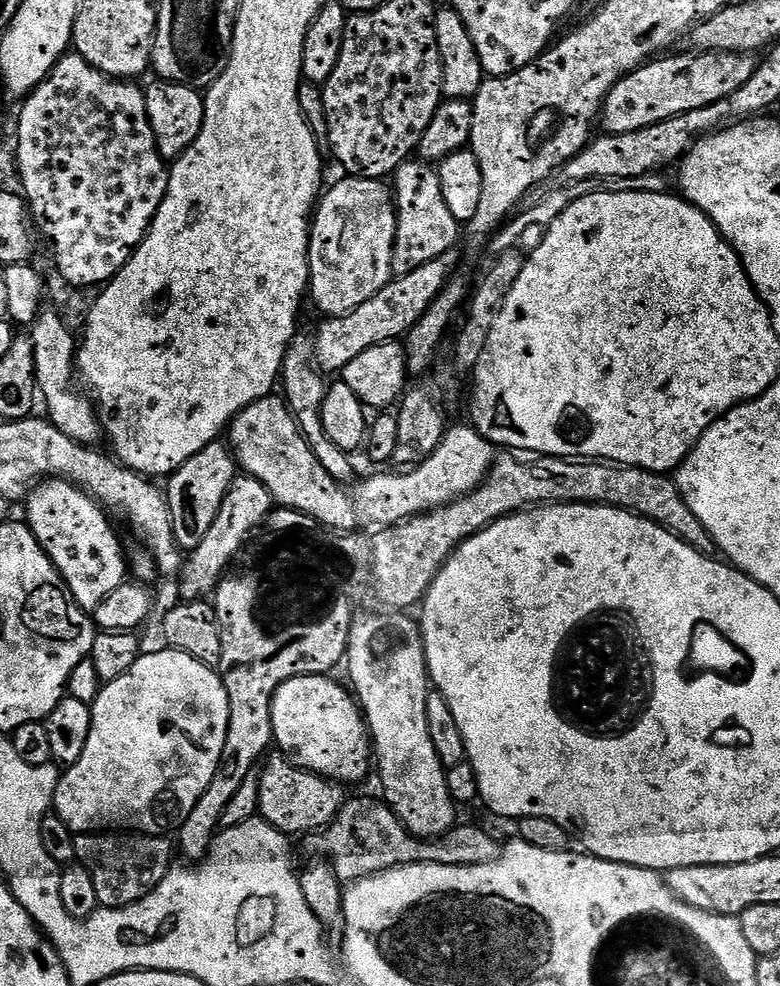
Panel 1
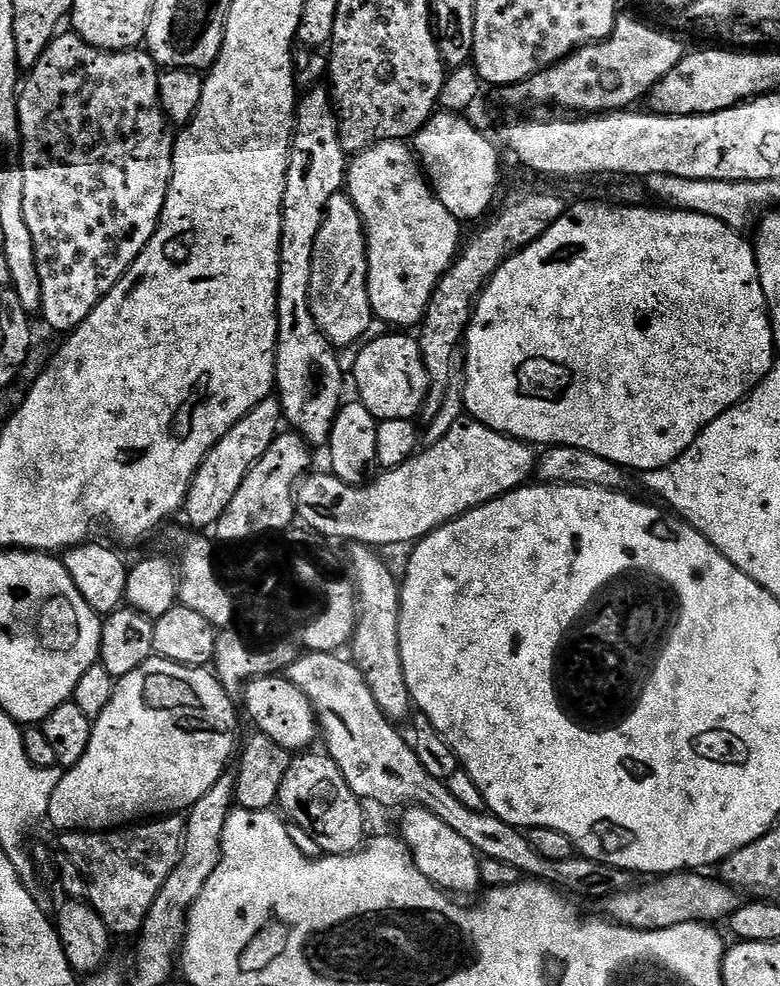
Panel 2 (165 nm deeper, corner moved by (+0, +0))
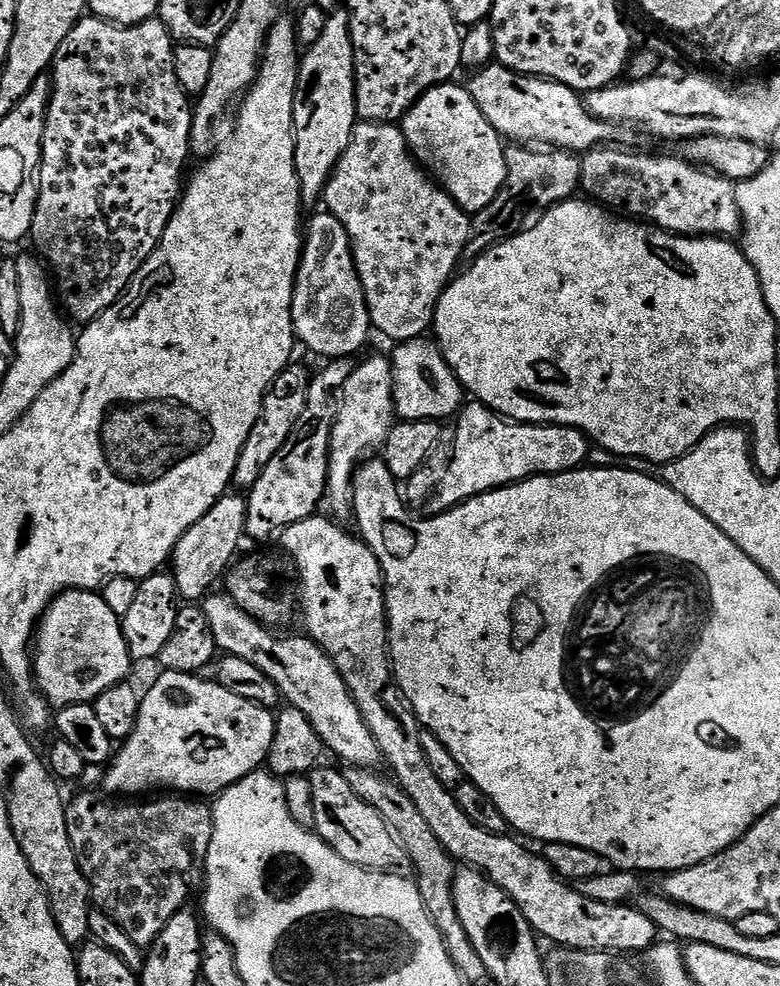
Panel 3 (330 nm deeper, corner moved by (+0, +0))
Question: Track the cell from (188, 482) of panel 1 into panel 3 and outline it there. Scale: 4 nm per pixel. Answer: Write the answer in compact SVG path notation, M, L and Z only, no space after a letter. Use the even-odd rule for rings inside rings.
M289 363L288 367L282 369L268 393L264 395L264 405L260 408L258 422L254 422L254 430L250 430L250 438L246 438L246 446L242 446L242 454L234 466L232 484L240 487L240 490L252 488L254 482L262 478L262 470L266 470L266 466L270 466L270 458L274 458L274 454L278 454L278 450L286 446L286 438L290 438L290 430L294 430L294 422L302 418L310 372L296 363Z

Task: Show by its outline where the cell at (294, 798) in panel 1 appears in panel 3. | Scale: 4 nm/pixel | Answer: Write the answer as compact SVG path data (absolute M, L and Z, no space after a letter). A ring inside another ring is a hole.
M317 767L310 776L314 796L314 822L316 823L314 831L316 835L329 844L338 855L346 858L346 862L350 862L354 866L366 868L370 872L392 872L399 869L396 867L400 863L403 865L406 860L404 849L392 835L384 819L380 817L378 810L366 806L366 802L362 802L362 798L358 798L358 794L354 794L354 790L350 790L350 782L343 771L335 772L332 768L324 767Z

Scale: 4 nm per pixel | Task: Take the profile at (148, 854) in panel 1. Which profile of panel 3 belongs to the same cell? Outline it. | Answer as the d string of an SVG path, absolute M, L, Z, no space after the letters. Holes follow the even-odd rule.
M76 796L65 807L66 814L66 834L70 834L70 846L74 846L74 858L82 870L82 874L88 883L88 889L92 895L92 903L97 909L103 911L120 927L141 950L146 950L158 938L162 926L174 918L176 912L185 907L188 895L192 892L192 887L196 884L196 879L201 879L204 868L204 858L208 855L208 847L212 841L212 809L207 803L196 798L172 798L176 800L152 800L149 804L136 804L140 802L121 802L116 798L104 798L99 800L96 796Z

